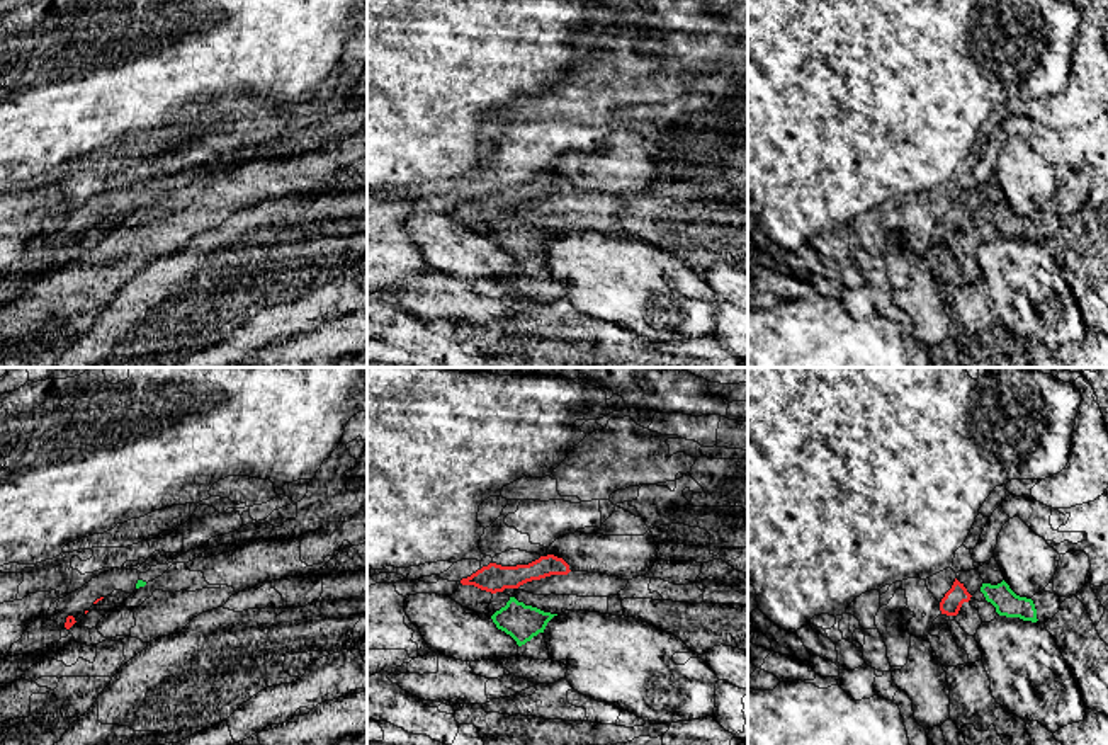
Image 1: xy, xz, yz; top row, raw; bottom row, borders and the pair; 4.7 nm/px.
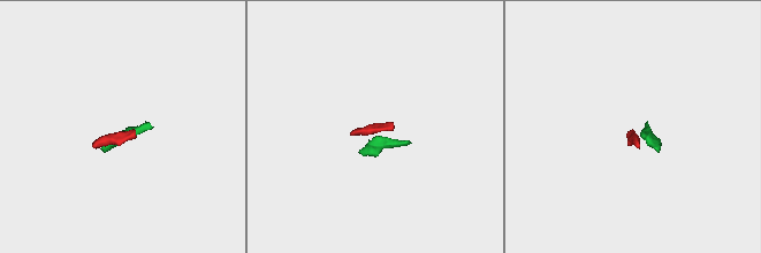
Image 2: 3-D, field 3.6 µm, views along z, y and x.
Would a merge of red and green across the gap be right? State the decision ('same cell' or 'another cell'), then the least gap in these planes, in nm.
another cell | 50 nm

